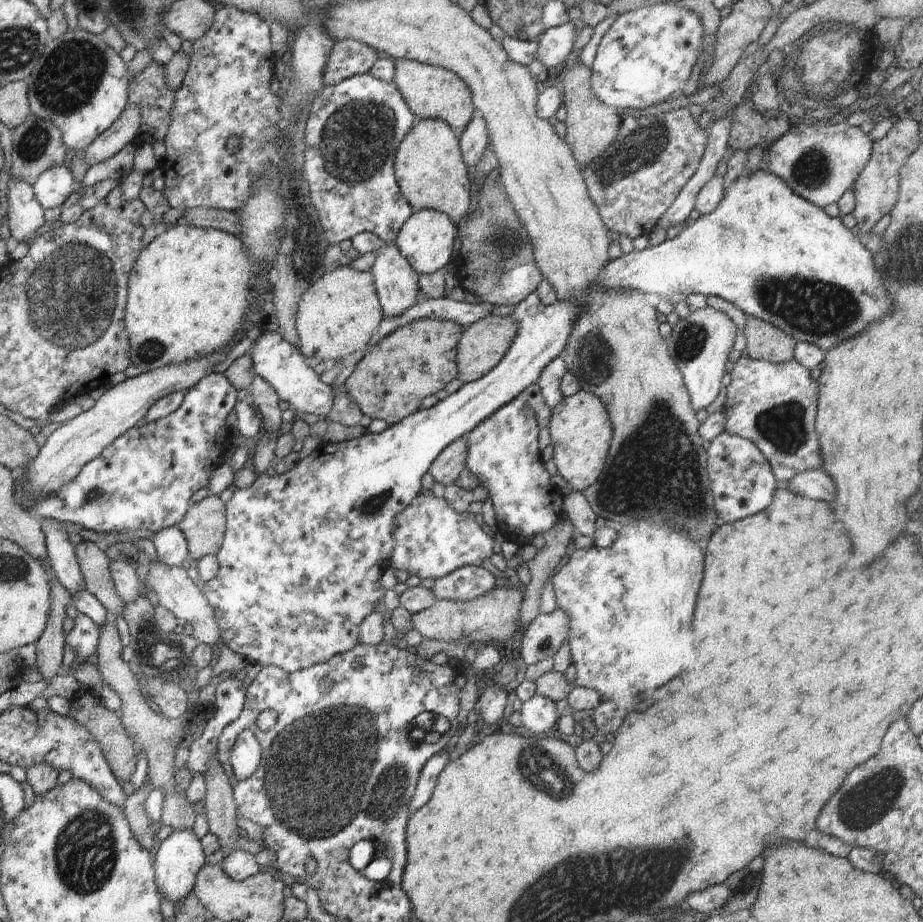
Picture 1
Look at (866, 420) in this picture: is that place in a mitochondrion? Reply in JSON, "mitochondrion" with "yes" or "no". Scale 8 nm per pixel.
{"mitochondrion":"no"}

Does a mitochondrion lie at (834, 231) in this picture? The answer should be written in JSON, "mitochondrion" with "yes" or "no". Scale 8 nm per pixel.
{"mitochondrion":"no"}

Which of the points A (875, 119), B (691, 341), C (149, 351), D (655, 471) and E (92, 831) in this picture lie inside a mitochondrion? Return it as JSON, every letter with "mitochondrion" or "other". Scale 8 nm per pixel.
{"A":"other","B":"mitochondrion","C":"mitochondrion","D":"mitochondrion","E":"mitochondrion"}

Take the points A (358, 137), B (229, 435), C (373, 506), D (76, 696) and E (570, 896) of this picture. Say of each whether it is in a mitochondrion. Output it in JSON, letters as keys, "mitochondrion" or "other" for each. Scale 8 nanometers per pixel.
{"A":"mitochondrion","B":"other","C":"mitochondrion","D":"other","E":"mitochondrion"}

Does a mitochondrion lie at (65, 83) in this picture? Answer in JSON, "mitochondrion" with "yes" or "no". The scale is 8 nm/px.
{"mitochondrion":"yes"}

